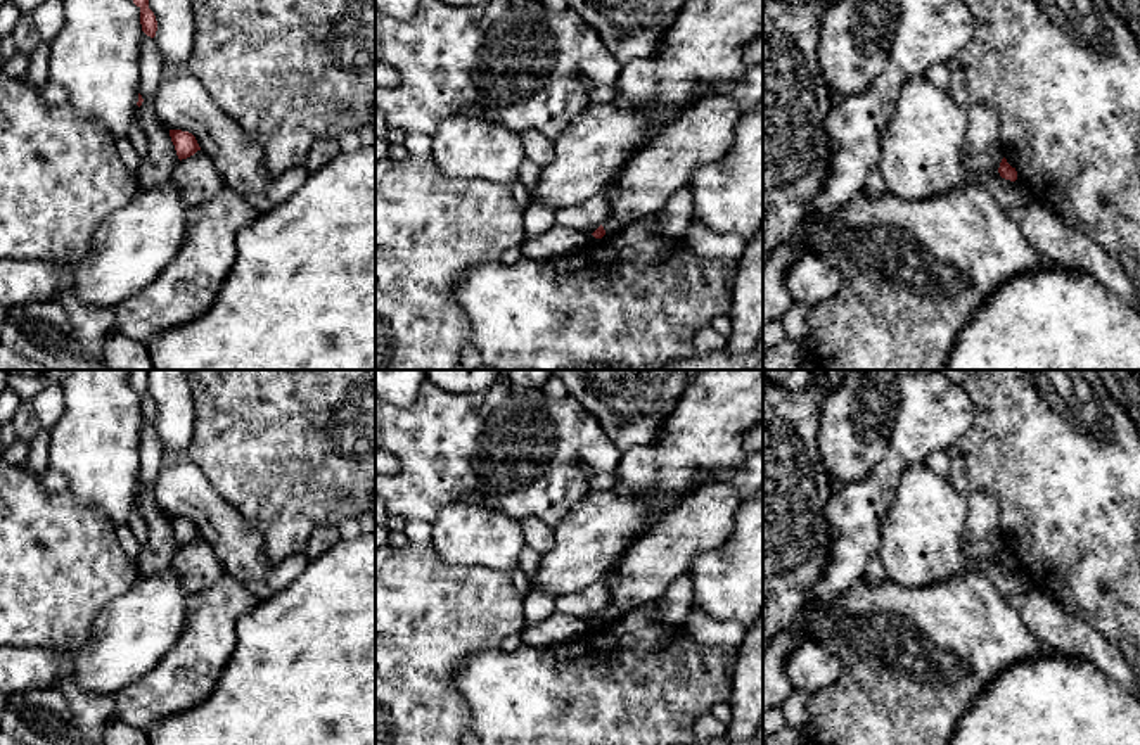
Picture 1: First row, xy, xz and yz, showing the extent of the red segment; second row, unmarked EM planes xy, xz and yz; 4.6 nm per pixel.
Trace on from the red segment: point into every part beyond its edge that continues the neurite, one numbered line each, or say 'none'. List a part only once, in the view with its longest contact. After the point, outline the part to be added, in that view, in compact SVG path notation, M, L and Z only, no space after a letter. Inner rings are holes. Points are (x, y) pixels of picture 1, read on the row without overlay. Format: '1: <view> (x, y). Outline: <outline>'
none

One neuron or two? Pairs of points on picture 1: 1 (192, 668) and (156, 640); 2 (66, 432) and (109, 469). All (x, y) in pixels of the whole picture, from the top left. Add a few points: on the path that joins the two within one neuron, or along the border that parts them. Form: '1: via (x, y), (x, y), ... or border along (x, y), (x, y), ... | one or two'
1: border along (185, 611), (185, 621), (175, 645), (140, 676) | two
2: via (76, 441), (83, 443), (99, 458) | one

